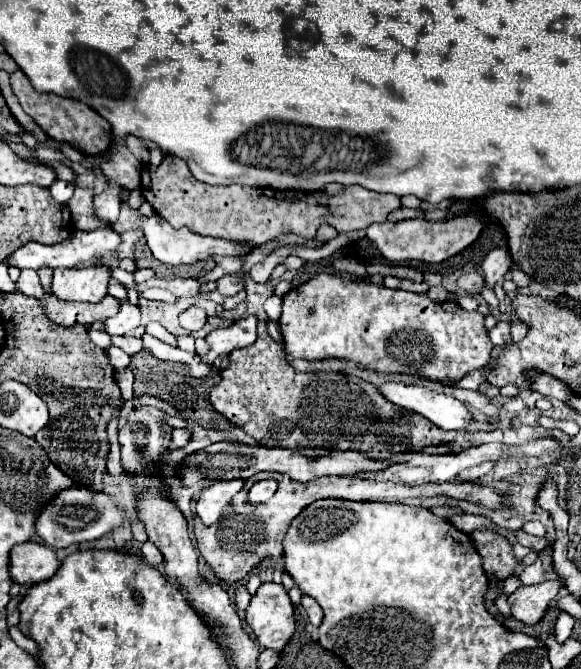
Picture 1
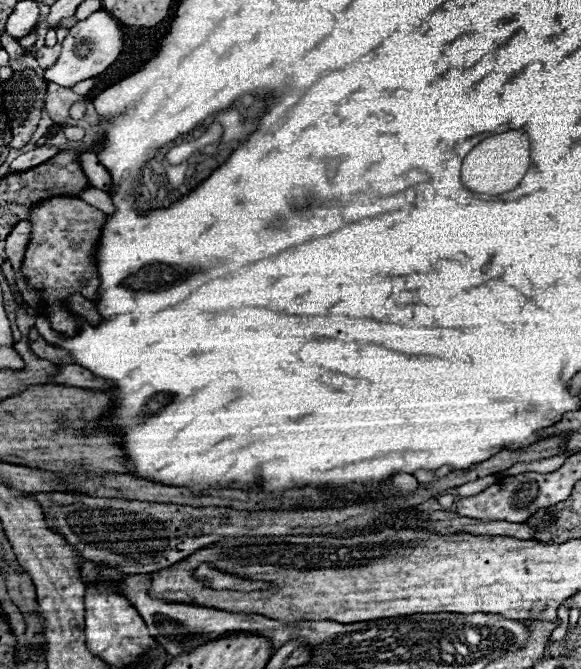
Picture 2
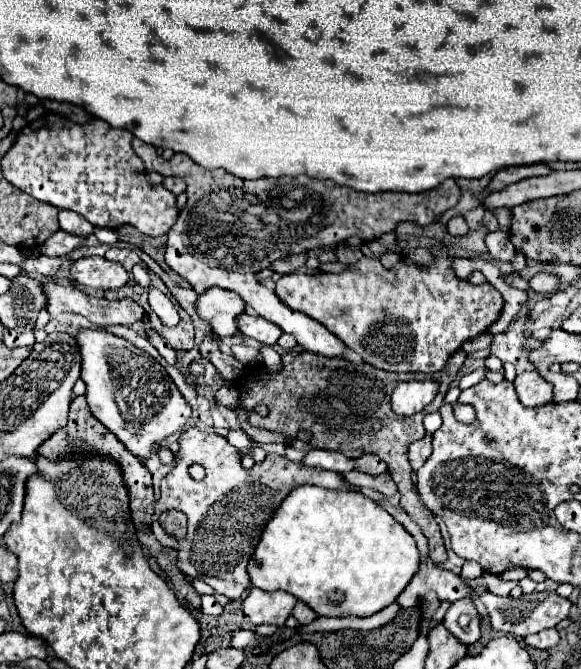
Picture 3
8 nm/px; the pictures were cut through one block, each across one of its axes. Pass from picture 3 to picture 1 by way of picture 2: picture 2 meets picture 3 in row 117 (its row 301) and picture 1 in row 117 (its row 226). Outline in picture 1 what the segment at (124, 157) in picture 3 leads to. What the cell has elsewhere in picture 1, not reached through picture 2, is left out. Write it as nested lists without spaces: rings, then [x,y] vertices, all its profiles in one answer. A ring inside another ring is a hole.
[[[16,70],[10,76],[10,84],[12,84],[12,90],[14,90],[14,94],[18,97],[23,110],[38,122],[38,126],[52,140],[66,142],[74,150],[78,150],[82,154],[88,154],[88,156],[102,156],[110,148],[112,130],[110,130],[108,120],[98,116],[98,112],[94,112],[86,104],[82,104],[78,100],[72,100],[72,98],[56,96],[56,94],[40,94],[40,92],[36,92],[22,70]]]

